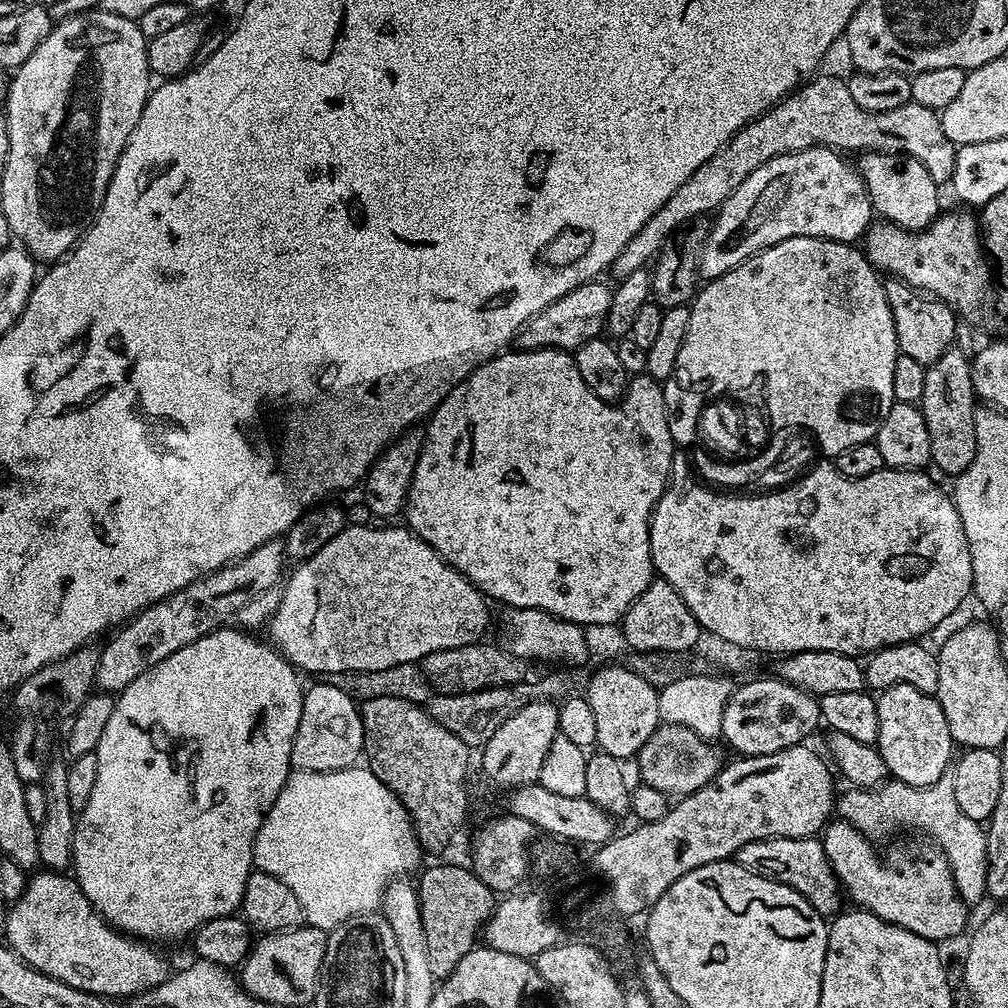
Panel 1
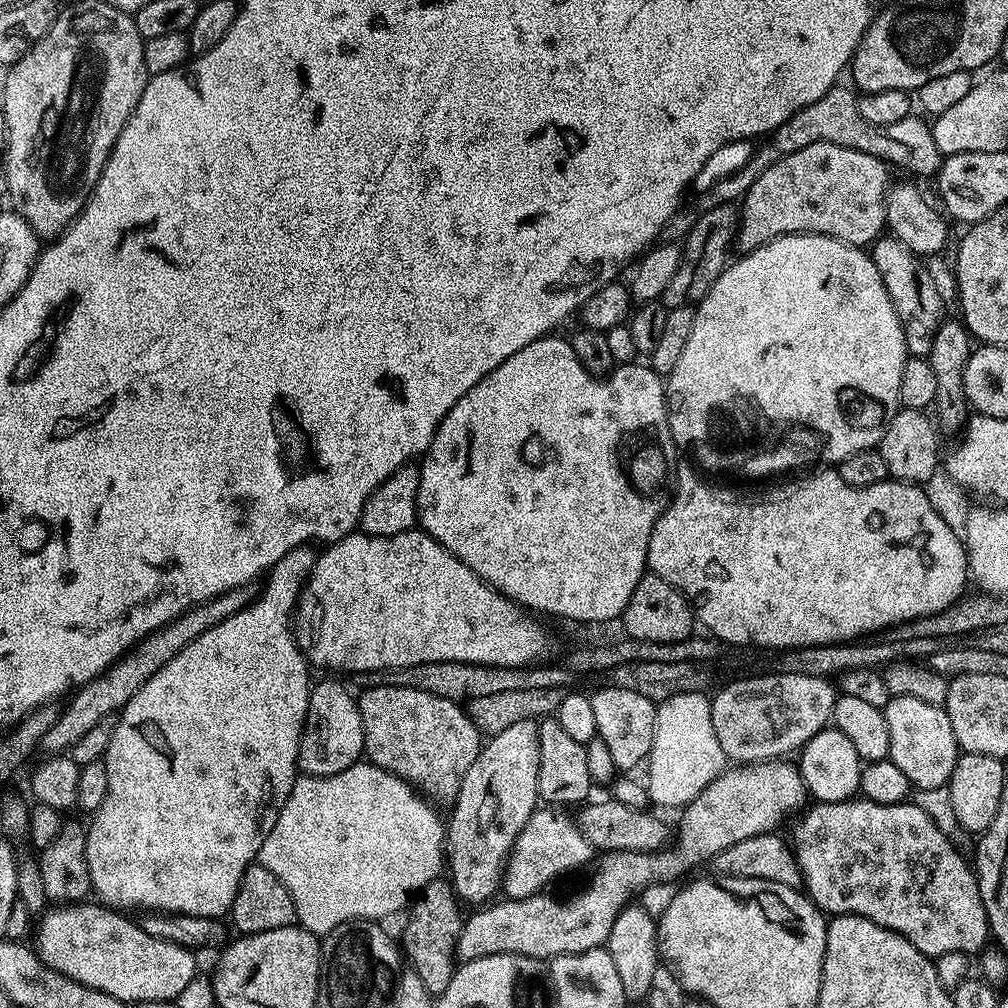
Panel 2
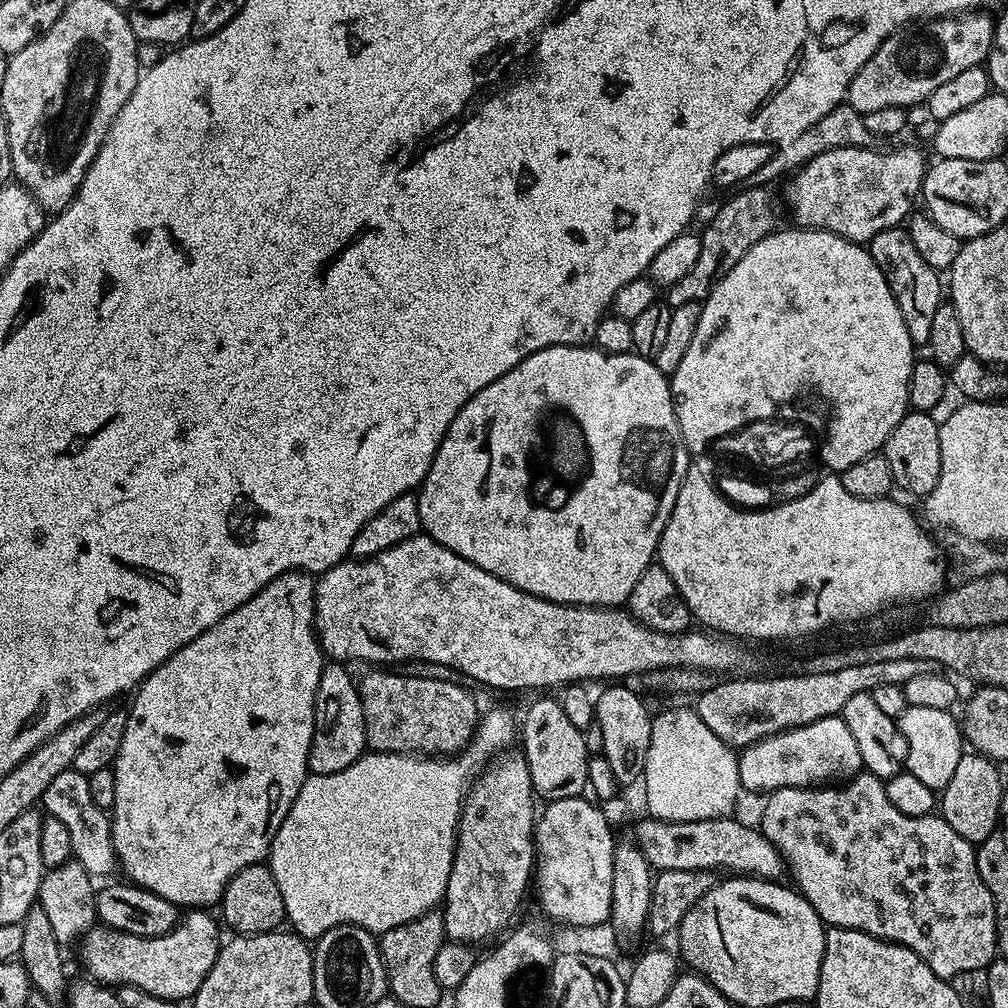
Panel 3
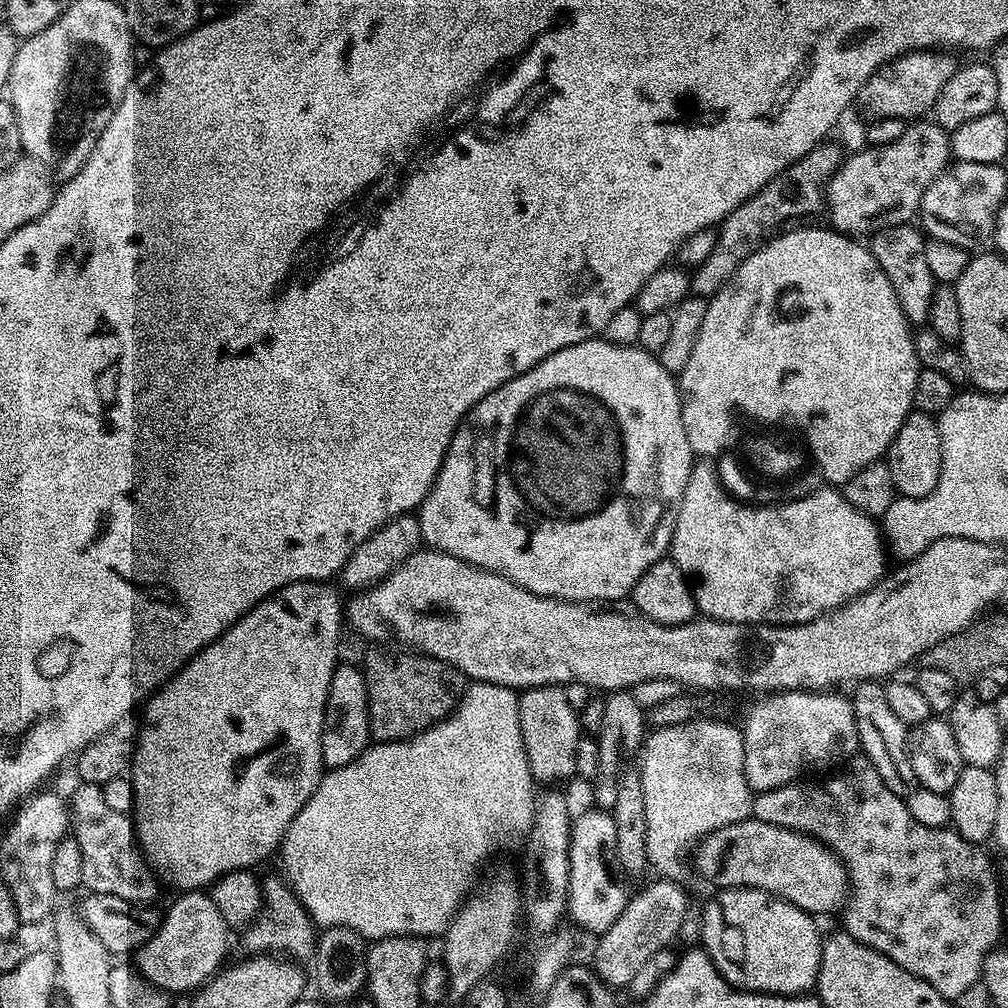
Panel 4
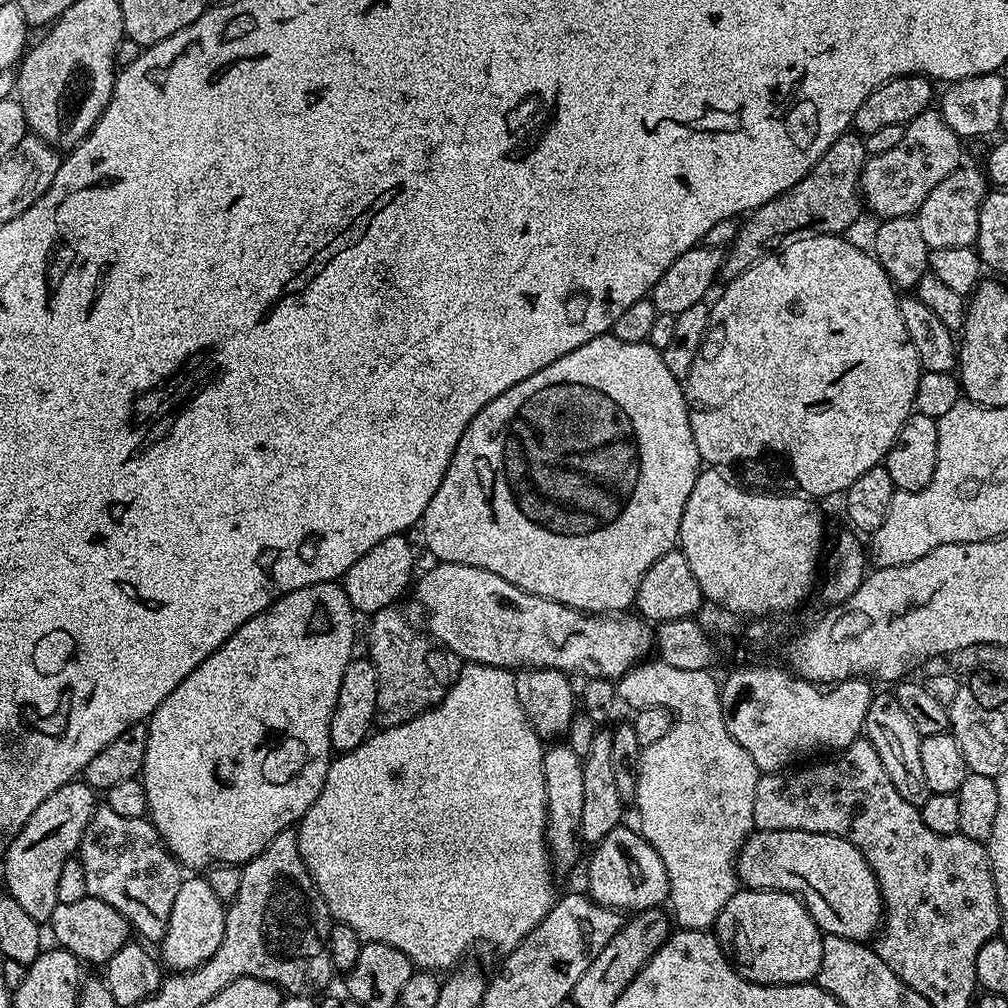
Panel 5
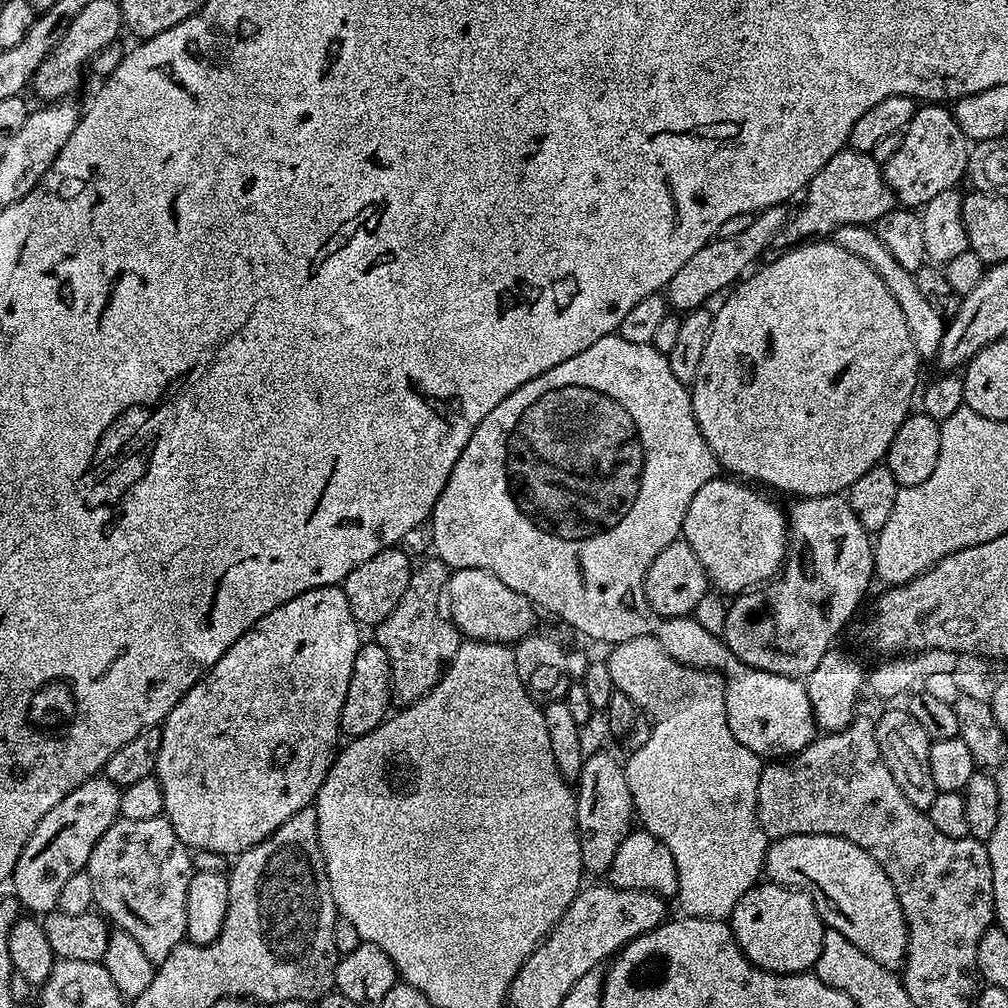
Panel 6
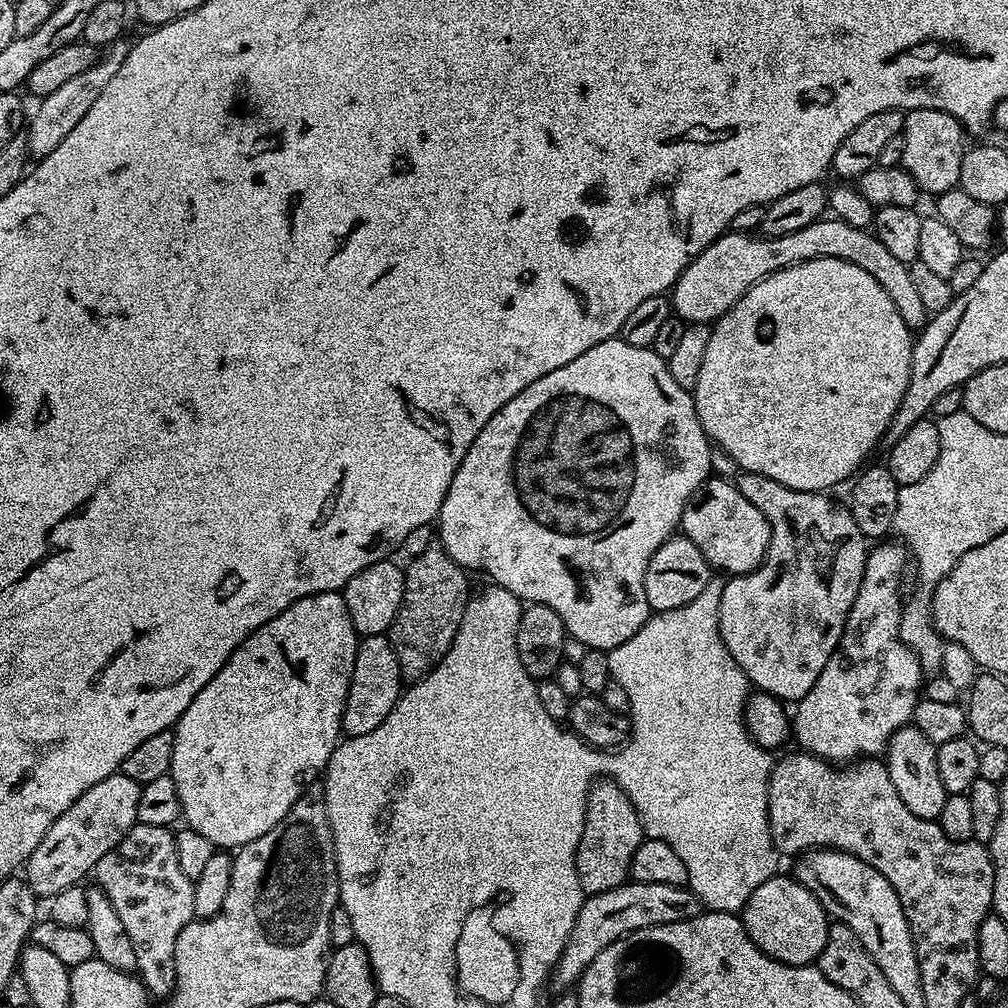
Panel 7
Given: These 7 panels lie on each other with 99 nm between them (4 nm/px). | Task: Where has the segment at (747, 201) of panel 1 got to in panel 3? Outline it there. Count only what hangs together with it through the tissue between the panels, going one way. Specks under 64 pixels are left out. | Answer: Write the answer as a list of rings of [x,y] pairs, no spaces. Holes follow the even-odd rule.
[[[876,146],[867,148],[831,148],[814,158],[810,158],[796,169],[794,175],[789,179],[793,180],[788,184],[788,208],[792,211],[793,218],[796,219],[793,221],[799,227],[814,228],[818,232],[832,232],[835,236],[841,236],[847,240],[867,242],[874,238],[874,234],[878,234],[882,230],[903,225],[913,215],[914,209],[912,207],[918,204],[918,197],[921,195],[924,186],[925,171],[926,159],[924,160],[924,152],[920,148],[900,148],[897,152],[879,152]]]

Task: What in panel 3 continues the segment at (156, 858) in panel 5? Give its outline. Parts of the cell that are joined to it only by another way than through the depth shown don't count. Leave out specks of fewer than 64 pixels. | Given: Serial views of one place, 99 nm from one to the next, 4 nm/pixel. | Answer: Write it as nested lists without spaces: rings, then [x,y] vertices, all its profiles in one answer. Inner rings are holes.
[[[73,767],[58,774],[58,778],[54,778],[50,786],[46,786],[42,808],[47,815],[58,818],[58,822],[66,825],[66,831],[70,833],[73,857],[88,871],[89,876],[99,878],[110,875],[114,870],[117,871],[118,861],[112,841],[112,822],[106,809],[98,806],[98,802],[94,802],[94,797],[90,795],[88,777]]]

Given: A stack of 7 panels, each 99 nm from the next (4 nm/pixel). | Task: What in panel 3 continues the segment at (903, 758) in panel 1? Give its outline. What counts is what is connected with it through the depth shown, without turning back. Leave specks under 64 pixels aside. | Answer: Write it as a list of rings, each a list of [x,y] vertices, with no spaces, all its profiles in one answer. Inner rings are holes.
[[[909,706],[899,716],[902,738],[906,738],[906,771],[914,774],[918,782],[926,782],[933,790],[943,790],[954,775],[958,758],[966,751],[966,740],[962,735],[962,724],[952,717],[949,710],[933,710],[926,706]]]

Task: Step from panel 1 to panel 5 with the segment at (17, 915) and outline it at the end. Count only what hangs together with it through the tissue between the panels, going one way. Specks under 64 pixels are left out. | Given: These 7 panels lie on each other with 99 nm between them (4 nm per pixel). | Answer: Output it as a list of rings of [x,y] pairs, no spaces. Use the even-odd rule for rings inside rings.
[[[192,874],[181,879],[178,895],[174,897],[174,906],[170,909],[170,922],[166,934],[159,941],[159,959],[165,969],[172,972],[189,972],[214,958],[214,950],[222,946],[222,934],[226,930],[225,901],[210,890],[210,882],[203,875]]]

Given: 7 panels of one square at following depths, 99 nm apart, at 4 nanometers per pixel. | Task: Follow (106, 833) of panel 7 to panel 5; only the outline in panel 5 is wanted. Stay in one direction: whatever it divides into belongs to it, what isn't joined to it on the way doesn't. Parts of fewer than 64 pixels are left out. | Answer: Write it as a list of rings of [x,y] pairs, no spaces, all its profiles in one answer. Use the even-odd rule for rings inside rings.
[[[74,779],[66,786],[54,790],[54,794],[50,794],[50,798],[46,798],[46,802],[42,802],[42,806],[38,806],[38,810],[34,810],[34,814],[30,814],[26,826],[22,826],[22,830],[8,843],[6,854],[2,857],[4,884],[8,887],[5,889],[7,895],[12,896],[14,902],[18,902],[18,906],[22,906],[22,910],[26,910],[26,914],[30,914],[30,918],[41,922],[51,921],[57,906],[60,871],[62,871],[62,866],[66,866],[68,860],[77,855],[82,842],[82,834],[98,807],[96,799],[98,799],[97,793],[90,785],[84,783],[83,779]]]

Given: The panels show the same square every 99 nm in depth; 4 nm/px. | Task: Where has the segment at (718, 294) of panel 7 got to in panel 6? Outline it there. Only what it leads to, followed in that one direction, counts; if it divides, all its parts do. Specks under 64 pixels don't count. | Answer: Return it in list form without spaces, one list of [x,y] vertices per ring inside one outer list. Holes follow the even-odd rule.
[[[847,224],[836,229],[834,243],[842,246],[842,250],[850,250],[850,254],[865,260],[874,270],[874,274],[878,274],[878,278],[886,282],[886,290],[890,290],[894,302],[898,302],[902,310],[902,318],[906,318],[906,330],[910,330],[910,342],[914,342],[914,350],[920,355],[921,361],[935,361],[942,346],[945,317],[941,316],[938,310],[934,310],[934,306],[930,306],[929,300],[919,292],[915,275],[906,270],[906,266],[901,266],[890,255],[890,250],[886,250],[886,246],[882,246],[882,238],[878,238],[875,227],[867,224]]]

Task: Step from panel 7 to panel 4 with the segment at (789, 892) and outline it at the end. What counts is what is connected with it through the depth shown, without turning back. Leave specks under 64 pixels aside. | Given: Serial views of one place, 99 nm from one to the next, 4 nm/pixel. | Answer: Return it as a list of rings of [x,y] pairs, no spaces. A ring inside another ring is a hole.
[[[726,888],[715,893],[716,897],[704,908],[704,913],[698,919],[698,940],[714,966],[730,982],[733,988],[740,989],[741,992],[768,992],[772,996],[798,996],[815,989],[818,970],[820,969],[820,946],[822,943],[822,932],[816,929],[816,924],[809,913],[804,912],[798,906],[794,906],[788,900],[781,900],[778,896],[773,896],[770,892],[763,892],[757,888]]]

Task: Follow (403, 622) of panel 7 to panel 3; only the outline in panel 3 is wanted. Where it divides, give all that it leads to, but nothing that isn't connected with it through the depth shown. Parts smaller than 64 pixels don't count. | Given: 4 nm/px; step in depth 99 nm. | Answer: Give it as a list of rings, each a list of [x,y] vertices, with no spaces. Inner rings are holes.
[[[368,670],[364,677],[359,677],[358,687],[362,702],[362,718],[364,719],[364,742],[374,752],[407,752],[409,754],[455,754],[464,749],[472,741],[477,723],[482,715],[481,709],[476,709],[476,700],[463,688],[456,684],[455,679],[439,680],[438,678],[422,678],[409,676],[404,670]]]

